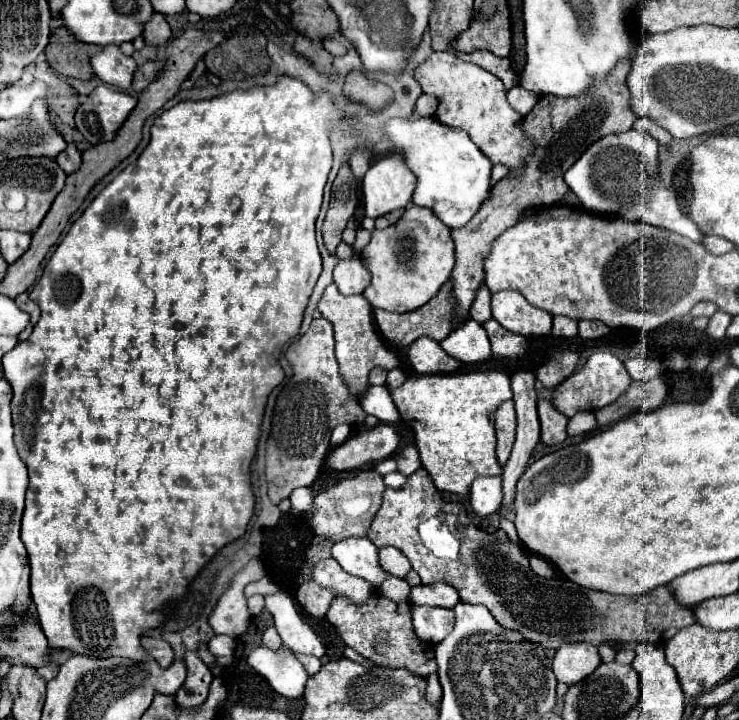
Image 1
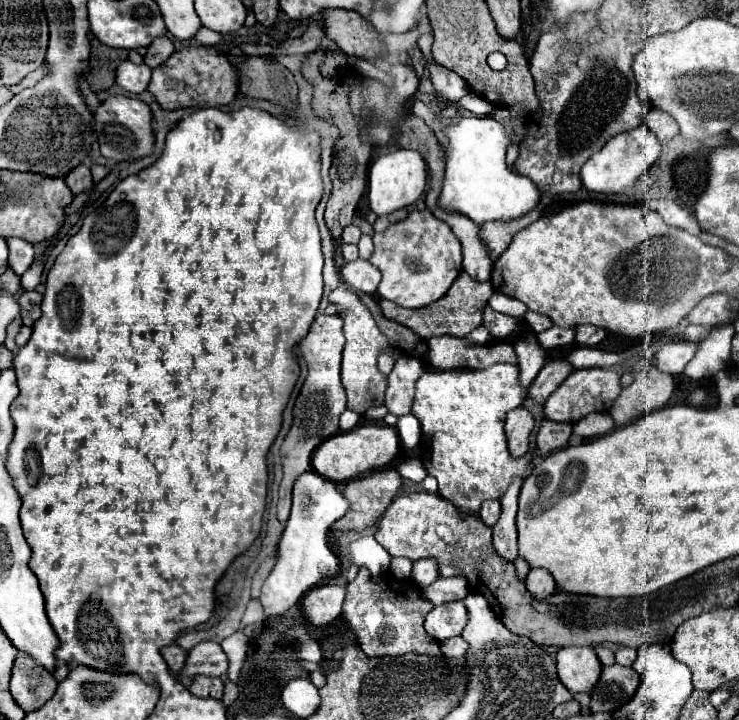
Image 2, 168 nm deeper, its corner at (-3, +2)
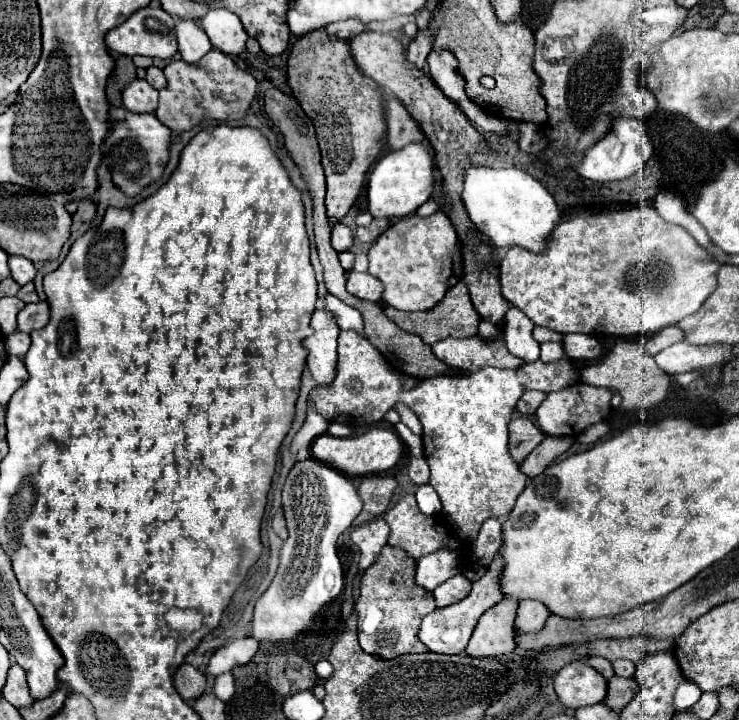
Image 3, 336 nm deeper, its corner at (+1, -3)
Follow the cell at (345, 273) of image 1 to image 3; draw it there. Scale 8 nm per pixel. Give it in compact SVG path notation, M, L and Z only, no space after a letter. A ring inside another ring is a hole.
M349 272L347 274L347 292L369 302L379 302L383 294L383 284L367 272Z

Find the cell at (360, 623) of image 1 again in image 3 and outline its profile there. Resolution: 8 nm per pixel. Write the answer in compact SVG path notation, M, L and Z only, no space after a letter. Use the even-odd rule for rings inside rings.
M387 544L379 560L365 570L355 612L359 614L359 644L367 654L389 660L401 654L427 652L425 644L417 640L417 630L423 616L435 610L435 598L433 592L415 584L415 564L405 550Z

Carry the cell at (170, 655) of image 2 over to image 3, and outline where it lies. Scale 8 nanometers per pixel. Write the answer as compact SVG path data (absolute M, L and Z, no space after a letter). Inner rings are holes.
M183 664L175 672L175 688L185 702L193 702L207 690L207 678L191 664Z

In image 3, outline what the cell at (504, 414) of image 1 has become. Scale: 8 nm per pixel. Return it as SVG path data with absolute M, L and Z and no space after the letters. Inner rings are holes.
M517 418L509 424L509 452L517 464L521 464L541 442L545 434L529 420Z

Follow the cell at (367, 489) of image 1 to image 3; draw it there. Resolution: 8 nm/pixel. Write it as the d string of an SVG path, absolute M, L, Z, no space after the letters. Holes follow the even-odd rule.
M379 474L365 476L359 484L359 494L363 496L363 510L355 518L353 526L361 526L385 514L395 488L397 488L397 480L393 476L379 476Z

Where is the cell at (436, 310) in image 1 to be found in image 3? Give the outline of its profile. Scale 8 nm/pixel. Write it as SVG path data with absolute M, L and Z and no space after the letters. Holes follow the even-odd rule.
M463 282L455 284L453 288L449 288L447 294L445 294L445 298L435 308L431 308L431 310L425 310L425 312L401 312L397 308L387 306L385 308L385 314L401 330L407 330L411 334L417 334L429 346L433 346L435 342L439 342L443 338L469 338L469 336L475 336L477 334L477 326L479 326L479 314L473 308L471 298L469 298L469 292L467 292L467 286Z

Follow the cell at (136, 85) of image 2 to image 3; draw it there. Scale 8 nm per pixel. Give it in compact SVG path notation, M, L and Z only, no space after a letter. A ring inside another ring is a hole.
M135 80L123 92L123 106L129 112L153 114L157 110L157 90L145 80Z

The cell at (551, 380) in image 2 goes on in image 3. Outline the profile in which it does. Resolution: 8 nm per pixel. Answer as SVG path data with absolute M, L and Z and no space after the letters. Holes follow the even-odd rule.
M529 390L529 392L525 392L525 394L519 398L519 402L517 402L515 408L517 408L521 414L533 414L543 400L545 400L545 394L543 394L543 392Z

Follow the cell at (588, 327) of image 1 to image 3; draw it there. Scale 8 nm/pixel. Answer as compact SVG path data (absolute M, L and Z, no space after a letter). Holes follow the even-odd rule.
M585 334L563 336L563 350L571 360L597 360L603 352L599 340Z

